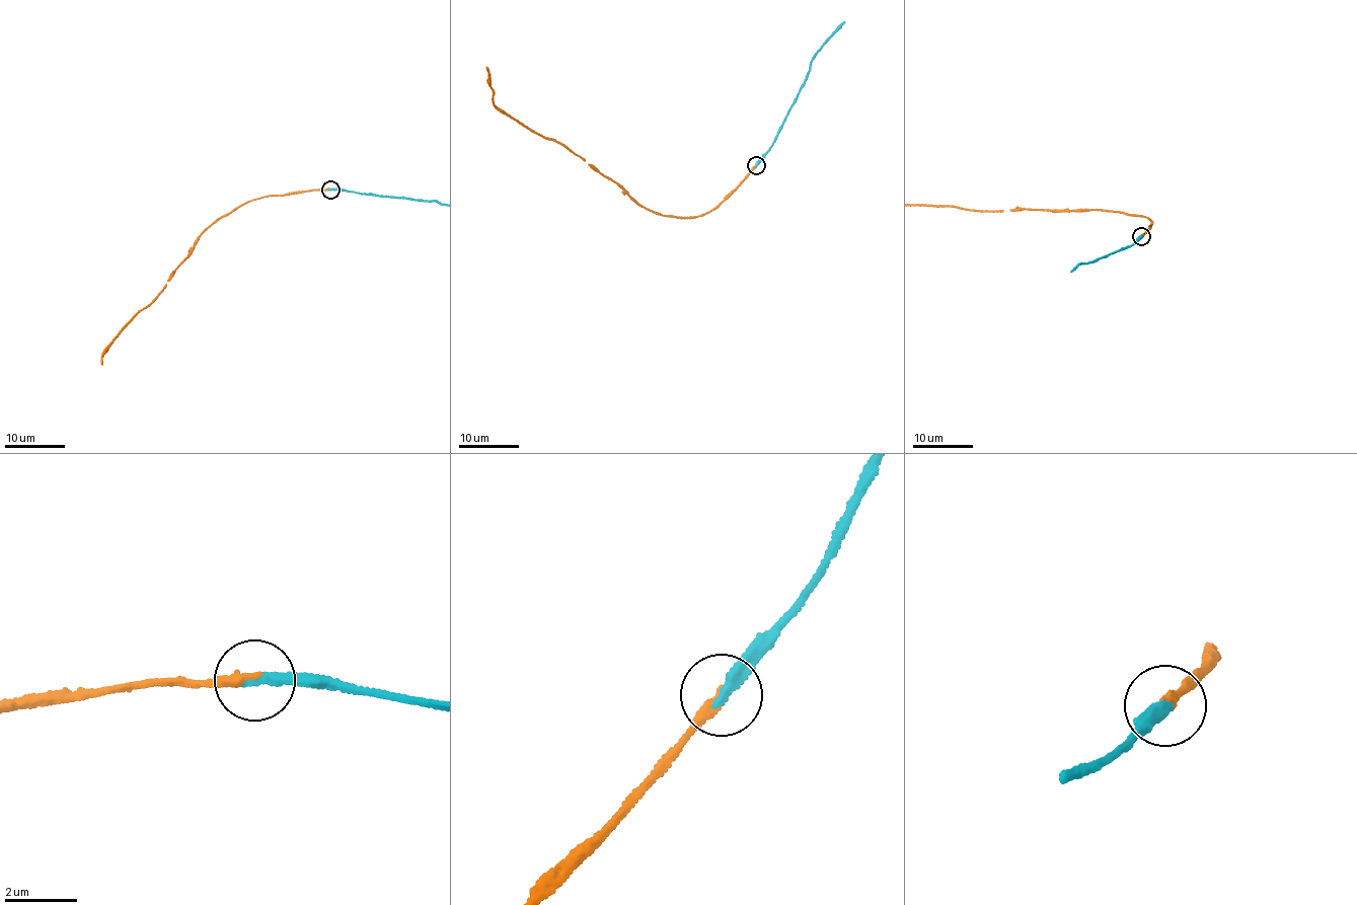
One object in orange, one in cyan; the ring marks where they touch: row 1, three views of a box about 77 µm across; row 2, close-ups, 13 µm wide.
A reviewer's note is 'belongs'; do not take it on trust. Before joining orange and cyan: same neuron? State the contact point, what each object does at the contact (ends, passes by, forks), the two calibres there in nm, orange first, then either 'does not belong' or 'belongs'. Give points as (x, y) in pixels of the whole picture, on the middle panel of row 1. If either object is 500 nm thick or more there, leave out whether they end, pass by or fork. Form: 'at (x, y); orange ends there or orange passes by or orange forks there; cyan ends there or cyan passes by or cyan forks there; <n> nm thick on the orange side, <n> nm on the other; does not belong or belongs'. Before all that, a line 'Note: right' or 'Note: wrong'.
Note: right
at (756, 165); orange ends there; cyan ends there; 280 nm thick on the orange side, 340 nm on the other; belongs

